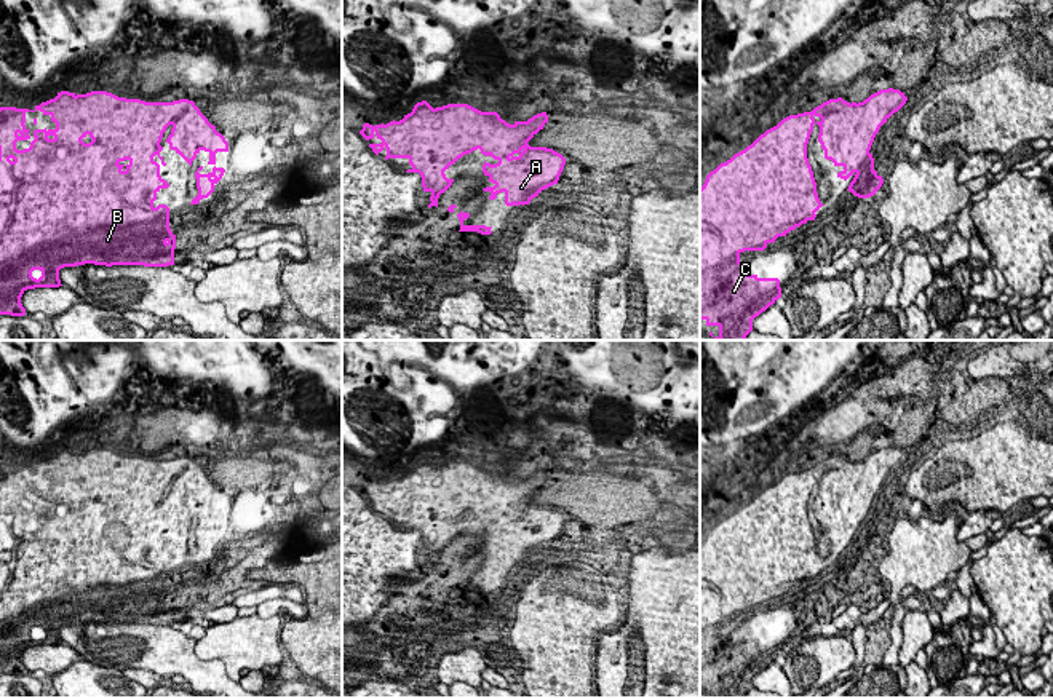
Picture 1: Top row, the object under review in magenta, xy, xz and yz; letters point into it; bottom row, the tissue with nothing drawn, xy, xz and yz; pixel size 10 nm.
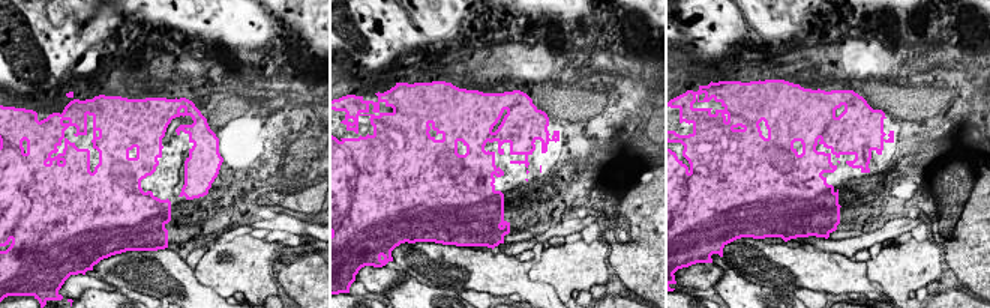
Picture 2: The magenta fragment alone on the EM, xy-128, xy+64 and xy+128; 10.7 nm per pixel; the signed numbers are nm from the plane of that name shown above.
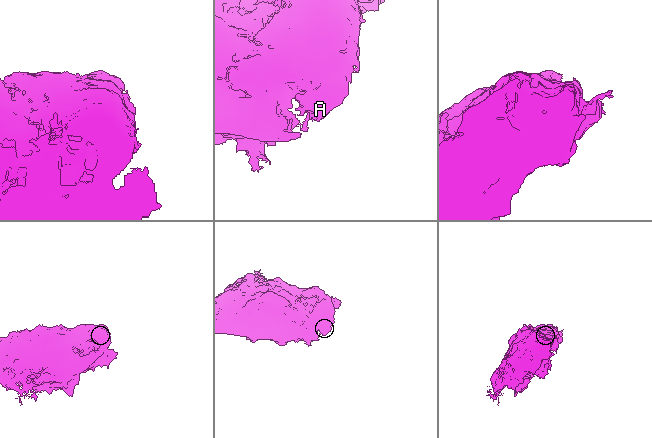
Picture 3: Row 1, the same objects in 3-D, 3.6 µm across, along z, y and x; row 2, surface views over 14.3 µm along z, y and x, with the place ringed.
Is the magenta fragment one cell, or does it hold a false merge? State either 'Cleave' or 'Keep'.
Keep

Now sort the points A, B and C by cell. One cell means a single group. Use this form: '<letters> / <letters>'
A B C

